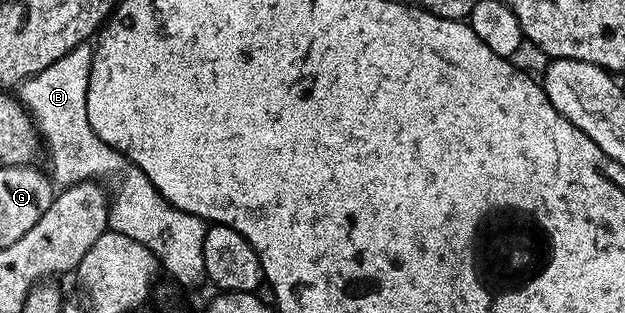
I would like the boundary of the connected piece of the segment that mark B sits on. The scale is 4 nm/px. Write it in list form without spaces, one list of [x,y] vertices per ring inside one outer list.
[[[91,43],[79,44],[70,50],[70,54],[58,58],[58,62],[46,66],[46,70],[31,76],[18,88],[18,99],[32,117],[36,131],[42,137],[46,156],[48,152],[48,160],[52,163],[51,179],[60,186],[81,184],[87,180],[109,180],[113,188],[108,205],[109,229],[126,234],[126,238],[134,238],[134,242],[142,242],[146,250],[156,255],[159,267],[163,271],[165,268],[181,289],[196,288],[200,283],[203,285],[206,277],[202,242],[206,238],[208,224],[202,218],[168,204],[150,178],[146,178],[144,171],[124,153],[106,146],[106,142],[102,142],[90,126],[90,118],[86,114],[86,94],[93,51]]]

